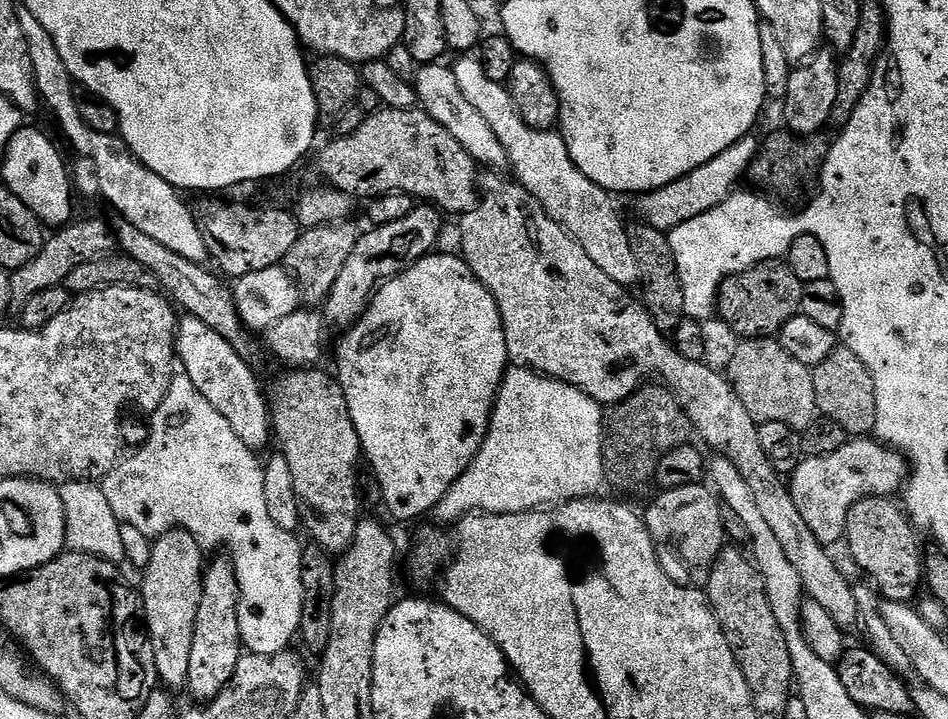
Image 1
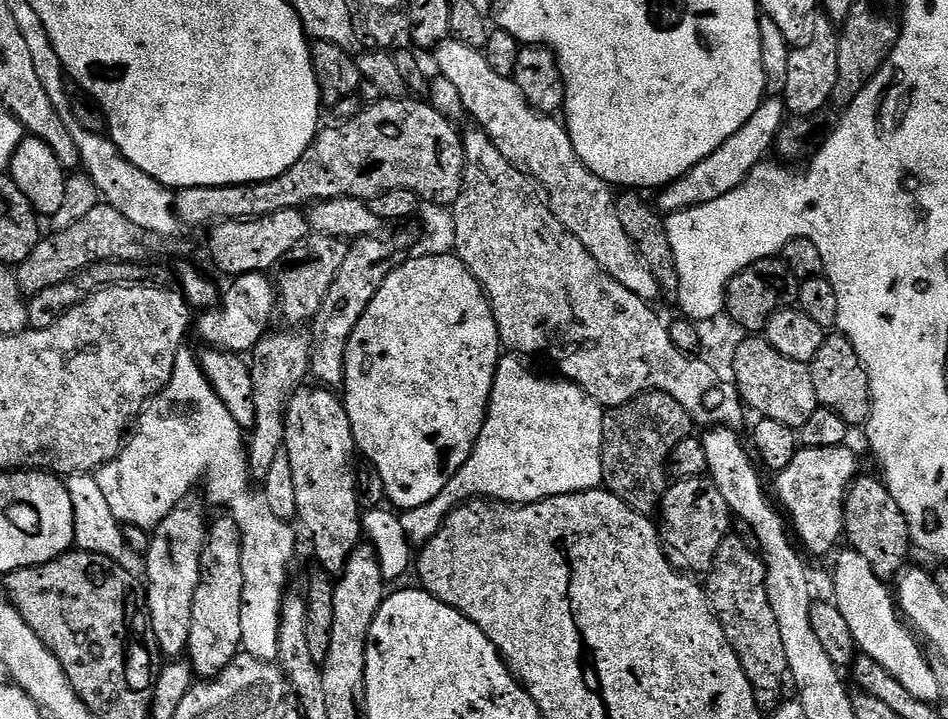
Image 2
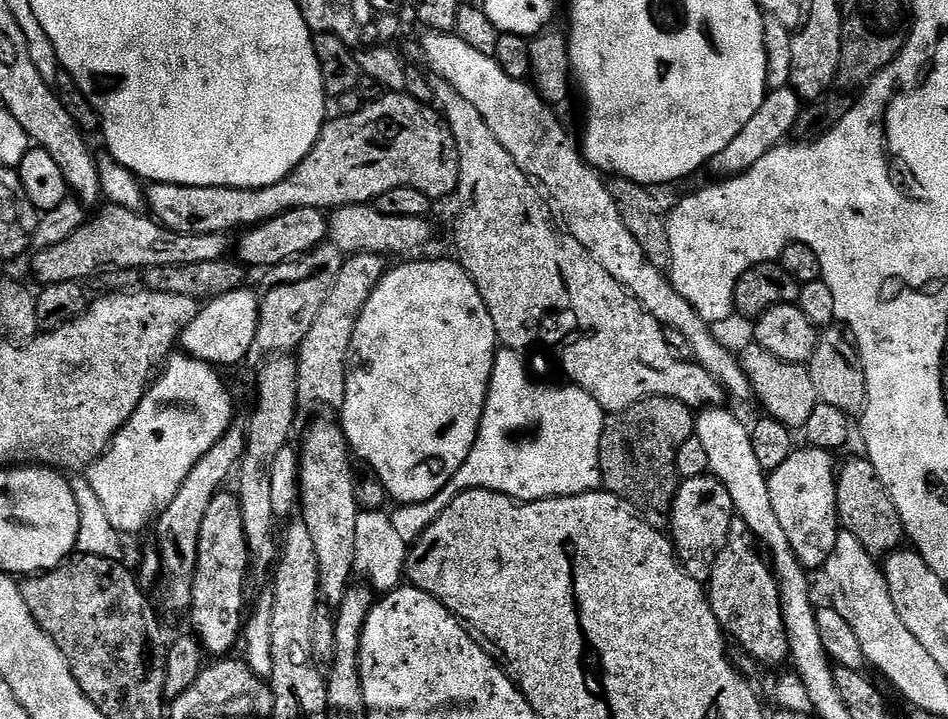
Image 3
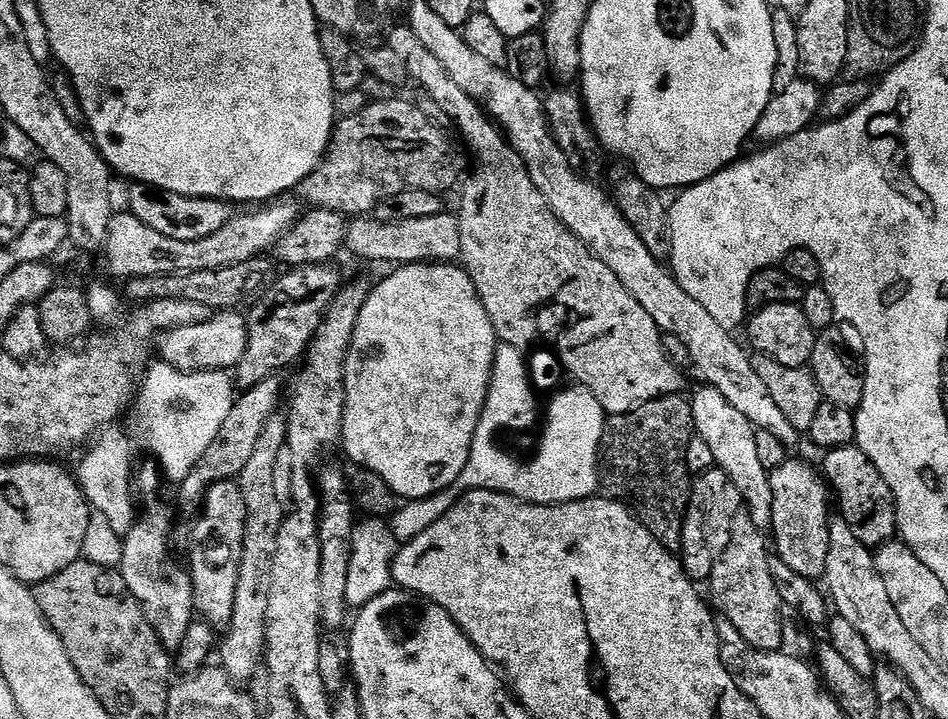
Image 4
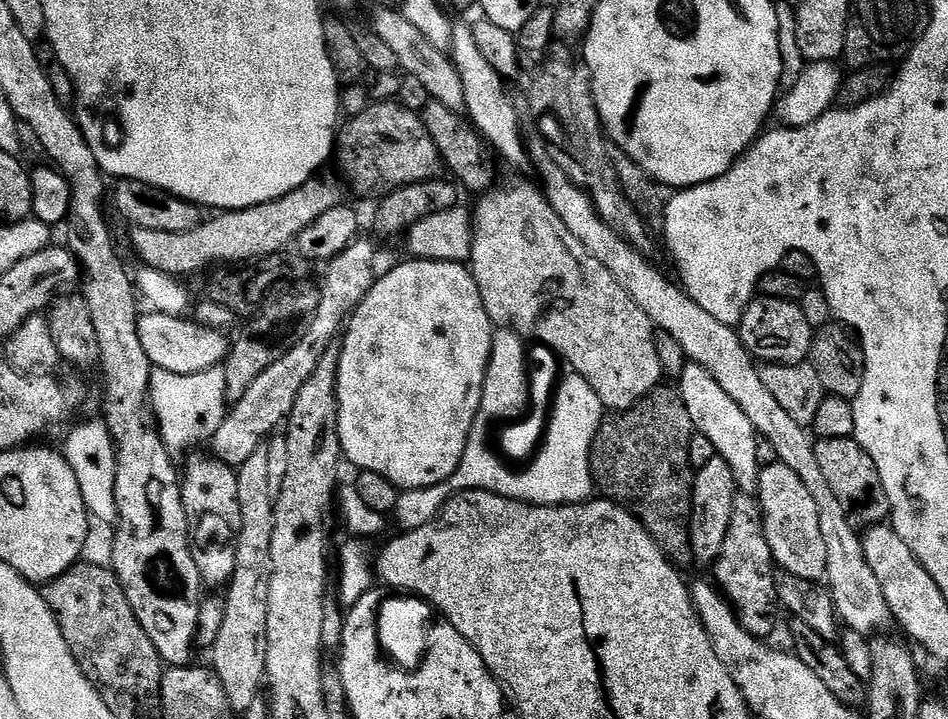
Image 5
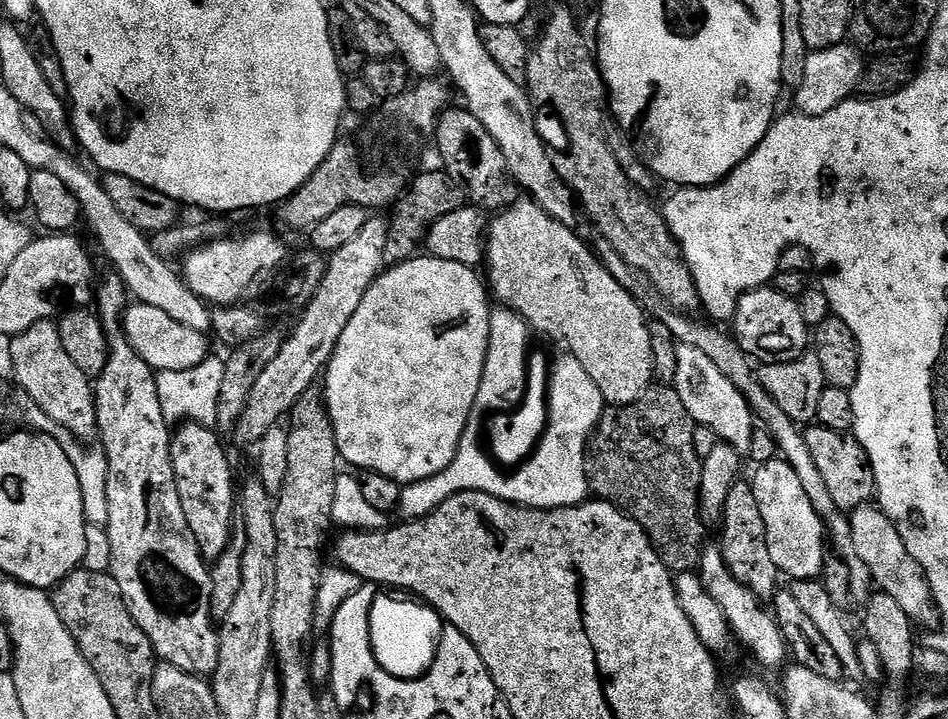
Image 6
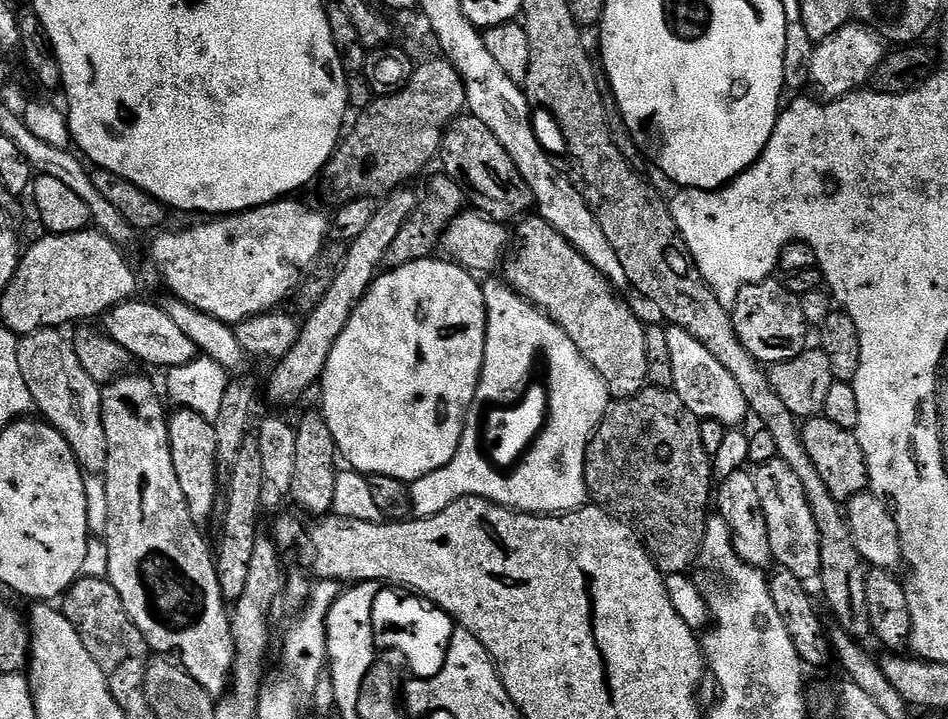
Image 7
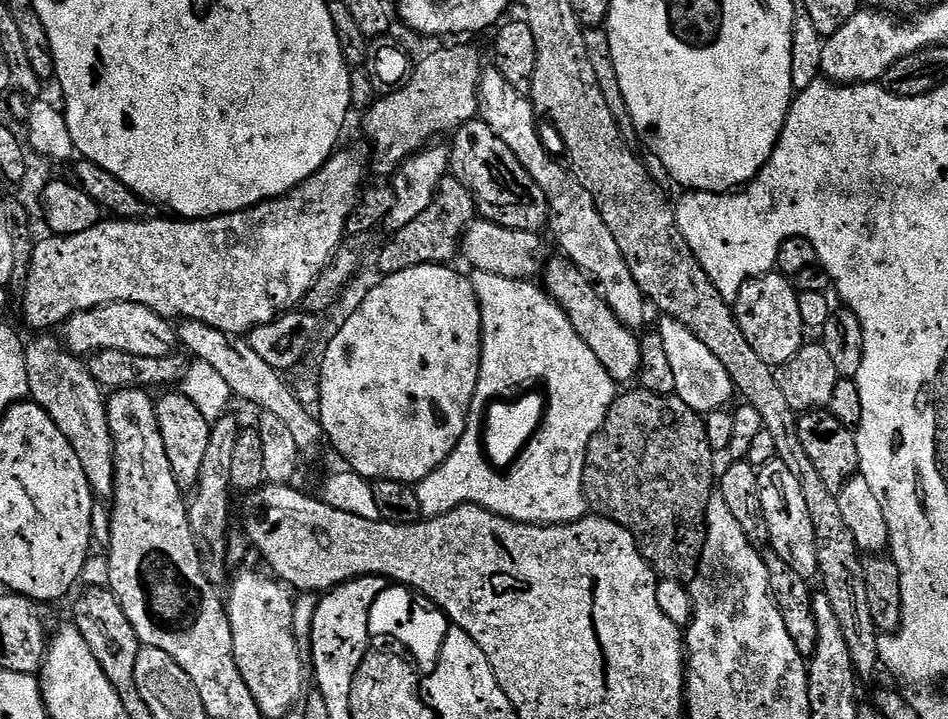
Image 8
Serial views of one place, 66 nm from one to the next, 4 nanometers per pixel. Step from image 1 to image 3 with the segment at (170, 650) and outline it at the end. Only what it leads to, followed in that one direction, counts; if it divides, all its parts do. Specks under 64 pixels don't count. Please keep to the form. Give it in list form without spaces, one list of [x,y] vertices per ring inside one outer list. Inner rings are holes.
[[[233,426],[229,428],[220,441],[214,444],[212,449],[194,466],[194,470],[190,470],[190,474],[186,474],[186,482],[182,482],[182,486],[178,490],[178,494],[174,494],[174,502],[170,502],[170,506],[166,506],[166,510],[160,513],[158,523],[155,525],[156,540],[158,551],[160,554],[160,567],[162,569],[163,579],[168,579],[168,604],[176,612],[187,613],[192,607],[192,587],[194,586],[194,578],[196,577],[196,563],[198,562],[198,540],[202,534],[202,518],[206,518],[206,509],[210,506],[210,502],[216,496],[217,492],[225,487],[224,484],[228,480],[228,475],[235,473],[240,467],[240,459],[244,457],[244,441],[246,432],[243,427]]]

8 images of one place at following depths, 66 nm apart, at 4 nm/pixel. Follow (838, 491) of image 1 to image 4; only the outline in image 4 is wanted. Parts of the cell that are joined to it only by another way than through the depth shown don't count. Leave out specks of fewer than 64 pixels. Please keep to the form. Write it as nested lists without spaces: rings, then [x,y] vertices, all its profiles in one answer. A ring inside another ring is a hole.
[[[788,458],[770,472],[768,488],[772,491],[770,536],[772,532],[774,552],[796,574],[813,582],[819,581],[826,570],[826,554],[830,554],[830,492],[825,481],[818,475],[817,469],[815,472],[810,465]]]

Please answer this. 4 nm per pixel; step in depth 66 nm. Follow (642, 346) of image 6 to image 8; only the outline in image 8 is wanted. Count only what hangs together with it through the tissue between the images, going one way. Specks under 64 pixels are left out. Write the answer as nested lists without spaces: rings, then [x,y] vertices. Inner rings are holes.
[[[559,258],[549,259],[542,269],[542,284],[552,301],[555,302],[570,318],[574,330],[594,350],[598,362],[606,368],[606,374],[616,381],[617,385],[624,386],[627,380],[635,381],[640,375],[639,344],[640,336],[633,329],[627,328],[610,310],[610,306],[604,301],[603,296],[590,283],[589,277],[585,276],[571,260]]]

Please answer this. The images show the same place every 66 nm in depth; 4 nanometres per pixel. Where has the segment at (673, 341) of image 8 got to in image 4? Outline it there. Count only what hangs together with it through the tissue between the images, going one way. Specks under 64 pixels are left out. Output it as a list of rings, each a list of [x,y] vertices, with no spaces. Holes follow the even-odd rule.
[[[700,386],[700,389],[690,396],[690,403],[695,435],[706,438],[716,459],[716,467],[726,473],[730,482],[734,482],[736,495],[740,497],[754,524],[761,530],[767,529],[772,522],[772,491],[768,488],[770,472],[763,468],[757,457],[757,429],[713,388]]]

